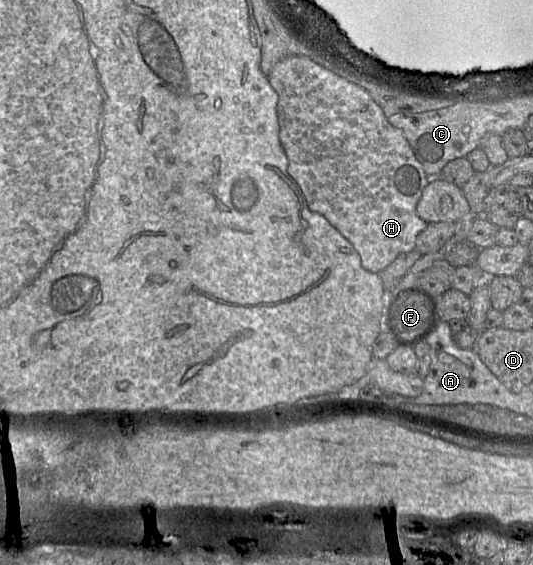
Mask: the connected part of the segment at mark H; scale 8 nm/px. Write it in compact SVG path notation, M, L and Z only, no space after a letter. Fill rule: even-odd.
M291 56L275 64L268 75L269 83L278 95L277 118L279 138L288 158L288 173L299 186L309 209L323 215L354 246L361 258L361 266L371 272L381 273L396 257L415 249L418 234L427 227L427 222L416 213L416 205L424 188L431 179L417 160L401 129L389 124L382 109L362 88L347 82L329 70L302 56Z

